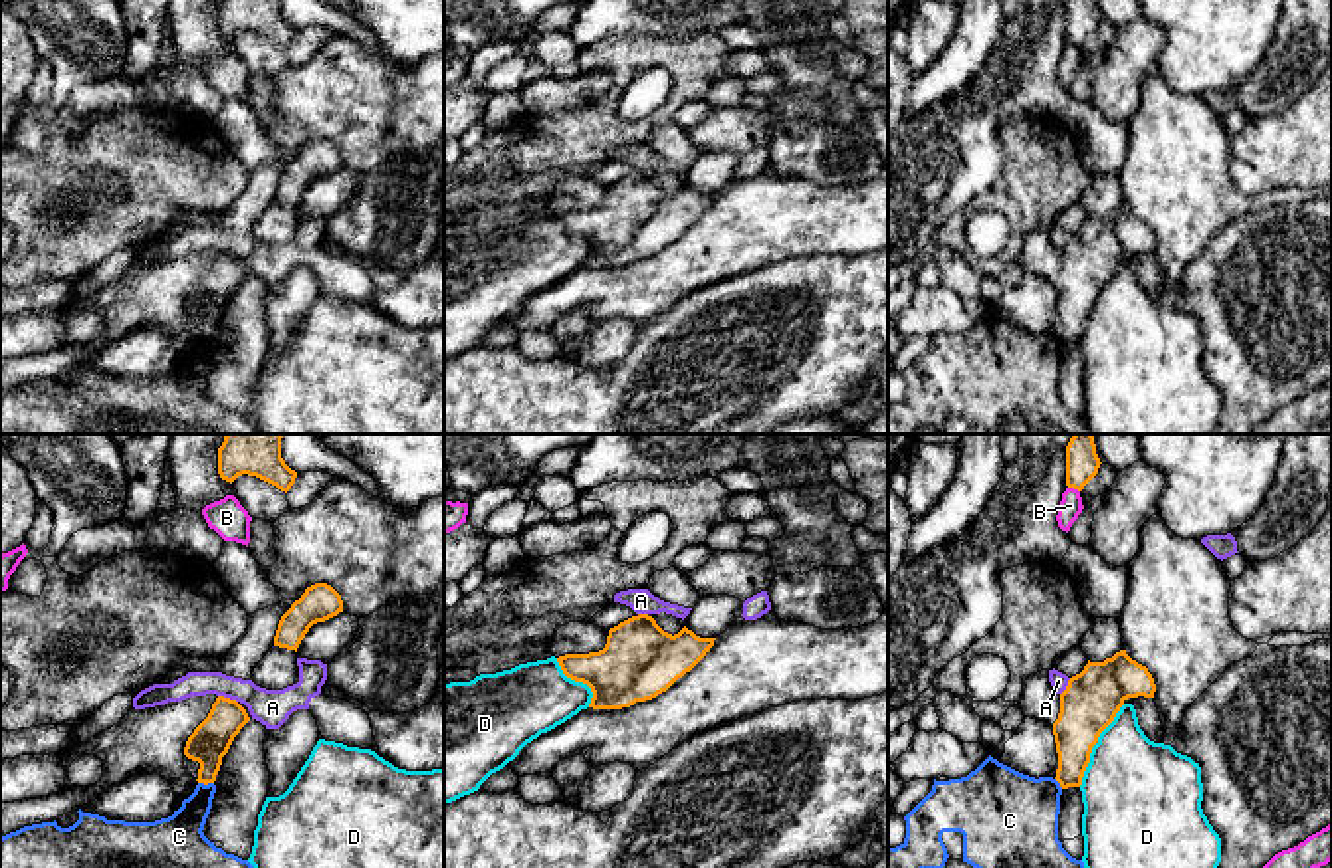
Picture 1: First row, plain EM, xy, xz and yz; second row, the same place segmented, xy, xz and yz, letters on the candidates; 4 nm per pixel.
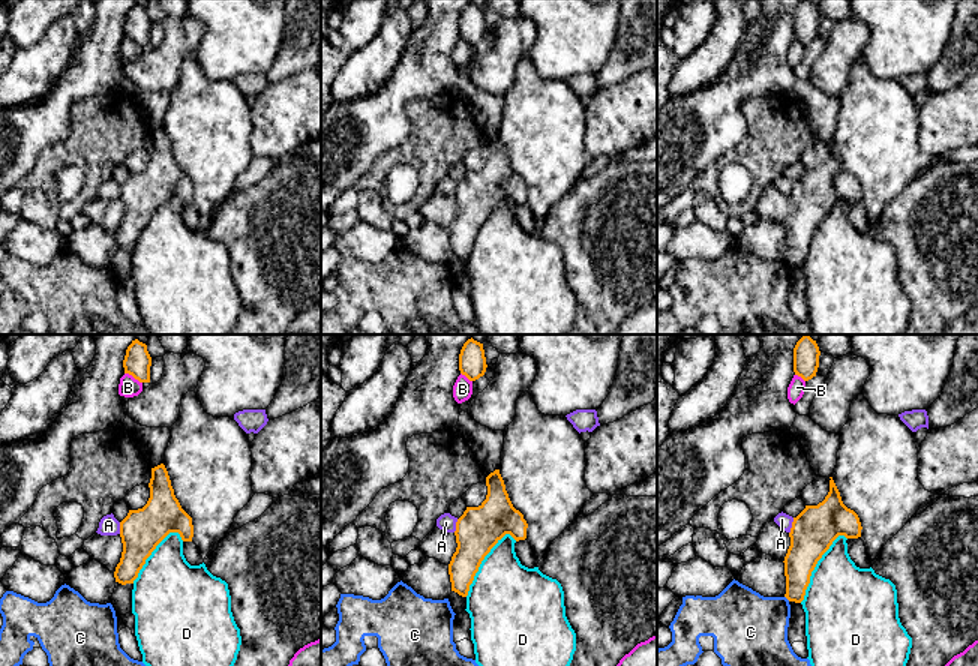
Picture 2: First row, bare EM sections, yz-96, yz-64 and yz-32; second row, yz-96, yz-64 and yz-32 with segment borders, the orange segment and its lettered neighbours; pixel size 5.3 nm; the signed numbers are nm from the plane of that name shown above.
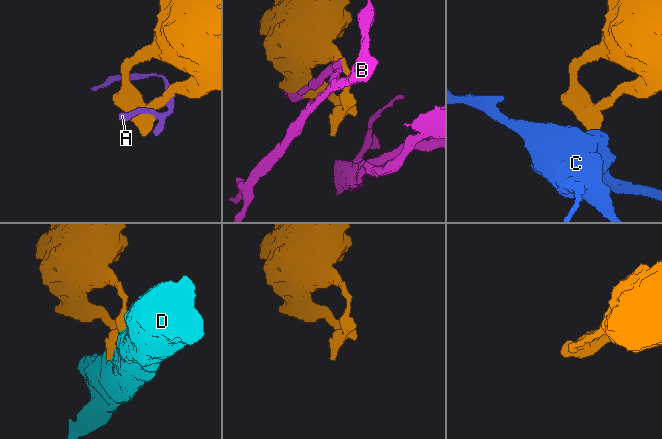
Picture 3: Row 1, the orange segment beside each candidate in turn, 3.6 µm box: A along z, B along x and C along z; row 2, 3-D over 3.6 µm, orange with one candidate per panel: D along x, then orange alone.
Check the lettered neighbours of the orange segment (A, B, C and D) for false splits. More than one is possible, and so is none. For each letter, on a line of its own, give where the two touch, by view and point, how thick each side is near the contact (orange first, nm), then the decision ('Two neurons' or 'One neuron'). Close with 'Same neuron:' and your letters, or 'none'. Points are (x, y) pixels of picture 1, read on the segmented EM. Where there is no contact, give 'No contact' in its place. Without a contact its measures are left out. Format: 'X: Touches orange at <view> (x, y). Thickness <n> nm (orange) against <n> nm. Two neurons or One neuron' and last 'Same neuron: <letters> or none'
A: Touches orange at xy (228, 698). Thickness 160 nm (orange) against 160 nm. Two neurons
B: Touches orange at yz (1075, 488). Thickness 140 nm (orange) against 90 nm. Two neurons
C: Touches orange at xy (207, 783). Thickness 160 nm (orange) against 190 nm. Two neurons
D: Touches orange at yz (1095, 744). Thickness 240 nm (orange) against 420 nm. Two neurons
Same neuron: none

